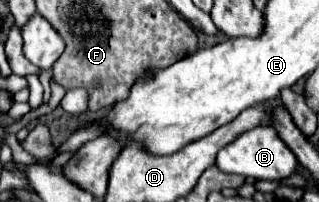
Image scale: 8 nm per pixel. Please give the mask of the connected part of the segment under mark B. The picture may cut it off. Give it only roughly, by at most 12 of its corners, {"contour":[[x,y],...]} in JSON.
{"contour":[[253,127],[215,165],[249,179],[283,179],[297,159],[273,127]]}

